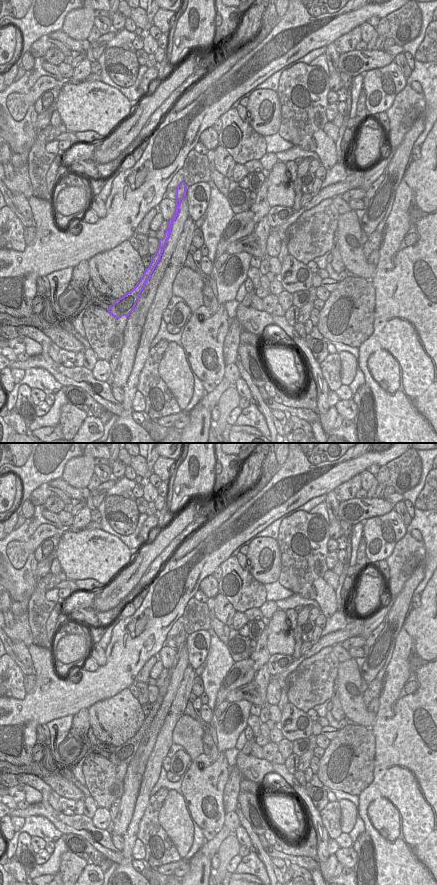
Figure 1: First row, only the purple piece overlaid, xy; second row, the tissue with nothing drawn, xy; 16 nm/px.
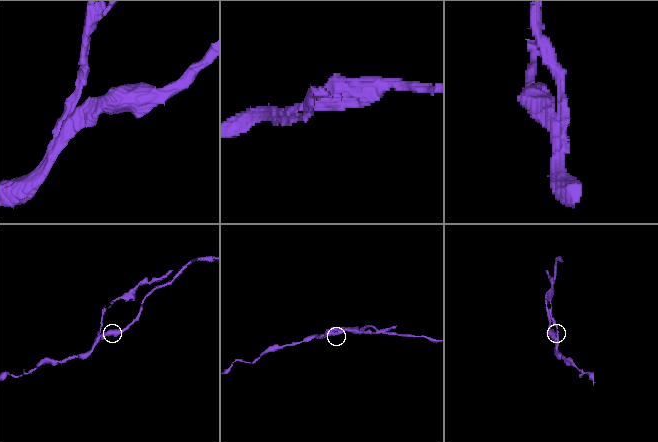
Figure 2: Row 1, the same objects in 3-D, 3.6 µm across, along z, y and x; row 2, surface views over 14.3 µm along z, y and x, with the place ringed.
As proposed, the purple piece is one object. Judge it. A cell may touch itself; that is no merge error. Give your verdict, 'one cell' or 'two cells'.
two cells

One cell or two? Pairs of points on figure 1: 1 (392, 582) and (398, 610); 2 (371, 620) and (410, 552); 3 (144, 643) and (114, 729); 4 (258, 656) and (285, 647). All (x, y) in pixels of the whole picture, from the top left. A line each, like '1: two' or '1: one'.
1: two
2: one
3: two
4: two

